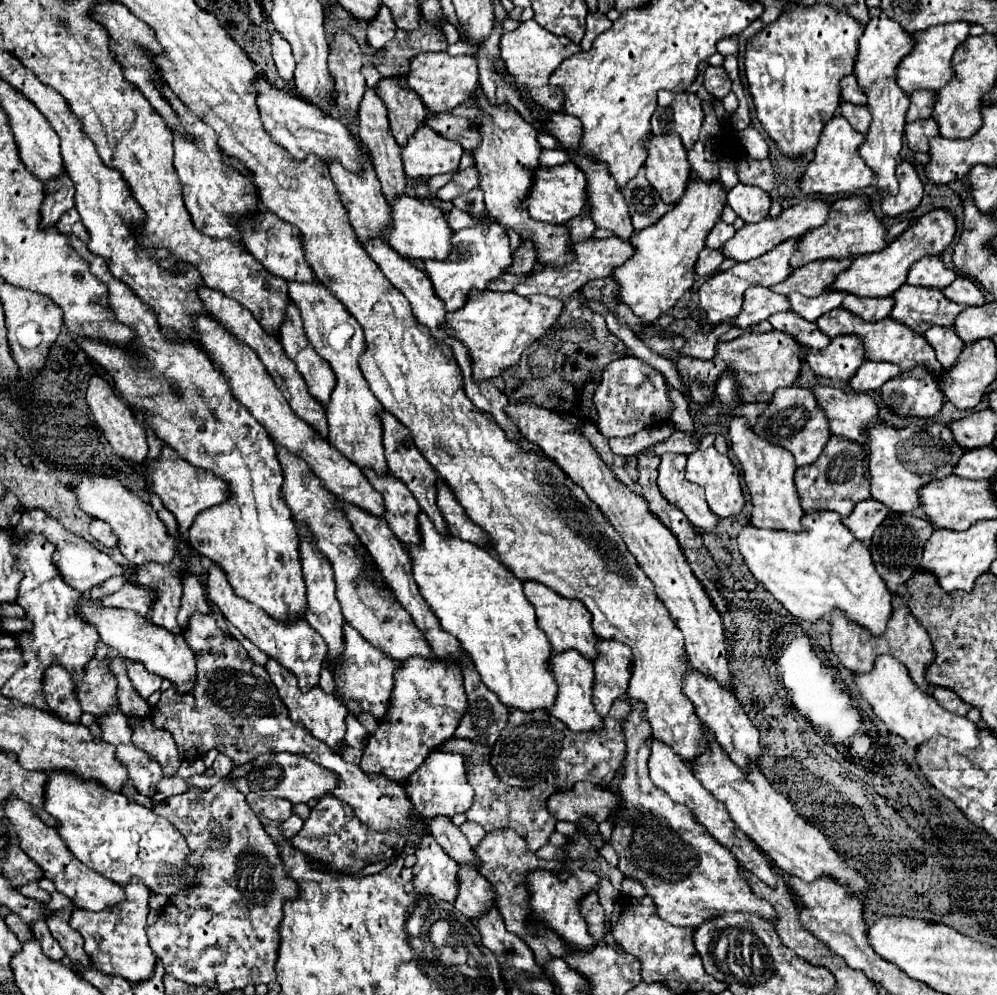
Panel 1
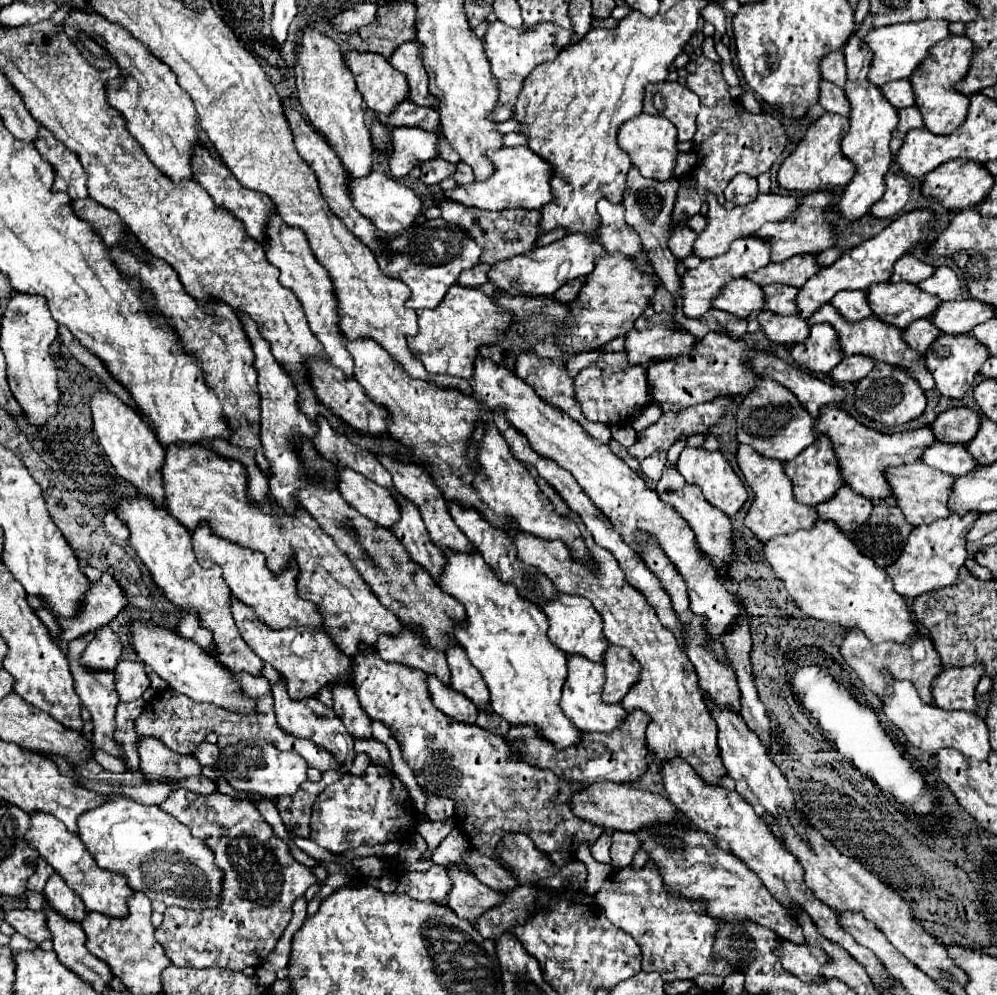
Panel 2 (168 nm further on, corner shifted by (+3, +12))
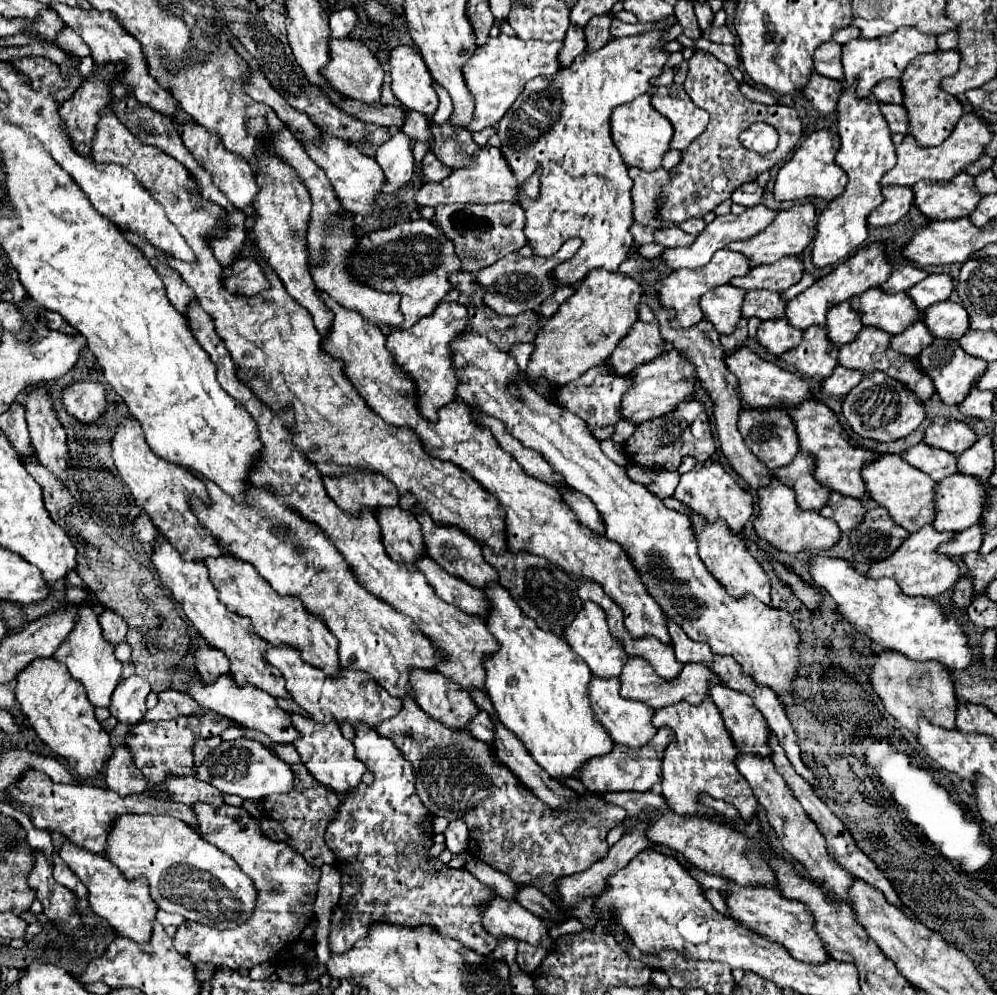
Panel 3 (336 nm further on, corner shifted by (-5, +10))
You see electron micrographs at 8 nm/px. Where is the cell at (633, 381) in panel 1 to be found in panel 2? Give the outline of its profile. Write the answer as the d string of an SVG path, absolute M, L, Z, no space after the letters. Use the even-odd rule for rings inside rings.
M603 352L599 360L587 368L583 368L575 376L575 400L581 406L583 416L589 422L603 424L619 424L629 422L641 408L649 404L649 386L643 366L631 366L627 362L625 352Z

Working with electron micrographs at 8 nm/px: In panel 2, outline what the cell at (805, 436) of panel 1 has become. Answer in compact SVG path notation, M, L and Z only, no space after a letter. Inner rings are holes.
M761 378L755 388L745 396L737 410L737 440L739 444L747 444L763 456L777 460L793 460L799 452L815 442L815 420L807 414L807 410L799 404L799 400L781 384Z

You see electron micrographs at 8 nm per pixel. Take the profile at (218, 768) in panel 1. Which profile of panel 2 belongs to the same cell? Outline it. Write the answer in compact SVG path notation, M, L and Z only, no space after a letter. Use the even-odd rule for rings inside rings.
M201 742L197 752L195 752L195 758L199 760L201 766L215 766L215 760L217 760L217 752L219 748L215 744L209 744L209 742Z

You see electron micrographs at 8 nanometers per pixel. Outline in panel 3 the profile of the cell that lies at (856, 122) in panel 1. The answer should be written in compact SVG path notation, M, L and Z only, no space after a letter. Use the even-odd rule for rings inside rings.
M813 72L813 82L805 86L805 96L811 100L815 110L823 114L835 114L841 96L841 82Z

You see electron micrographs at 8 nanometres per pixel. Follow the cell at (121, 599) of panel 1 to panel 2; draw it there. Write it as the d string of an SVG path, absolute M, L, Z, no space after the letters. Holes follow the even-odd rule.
M103 574L91 584L89 596L85 596L85 608L81 608L81 616L73 616L73 620L57 620L61 628L59 640L69 642L81 634L95 632L97 628L109 624L125 608L125 604L127 600L121 586L113 576Z

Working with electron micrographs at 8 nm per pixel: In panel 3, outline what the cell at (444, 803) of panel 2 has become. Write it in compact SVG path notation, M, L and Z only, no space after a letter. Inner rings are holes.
M451 820L443 834L445 834L445 846L451 850L451 854L459 854L469 844L467 824L463 820Z

